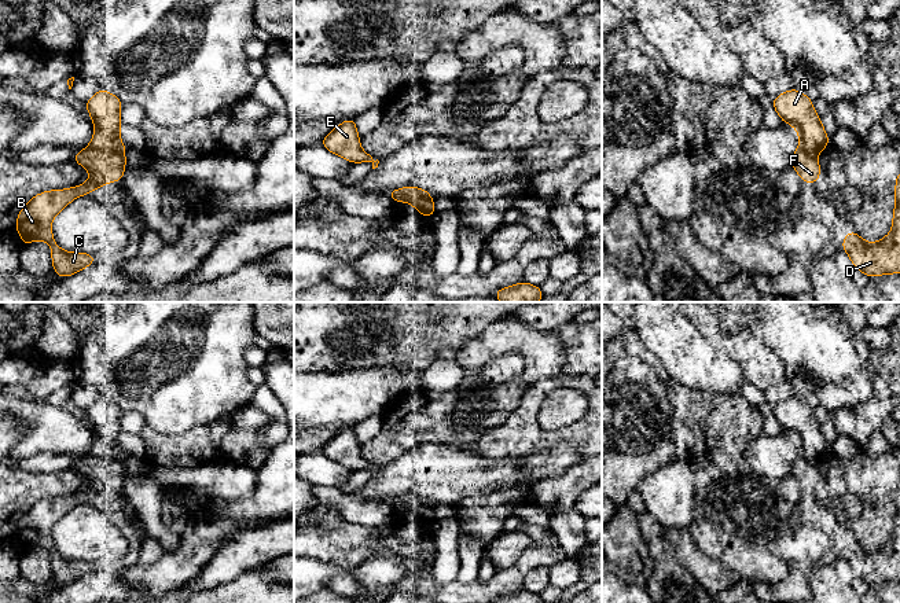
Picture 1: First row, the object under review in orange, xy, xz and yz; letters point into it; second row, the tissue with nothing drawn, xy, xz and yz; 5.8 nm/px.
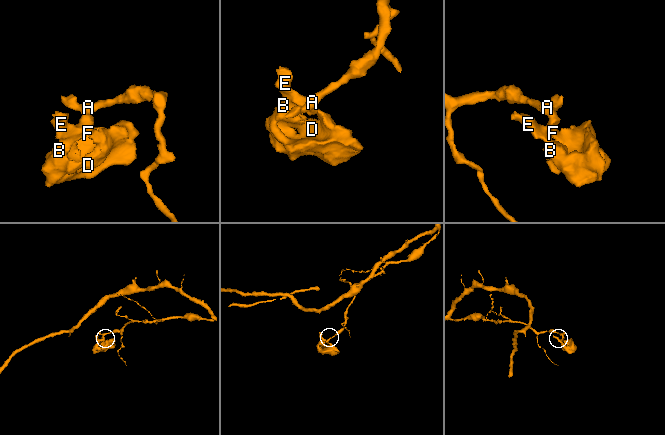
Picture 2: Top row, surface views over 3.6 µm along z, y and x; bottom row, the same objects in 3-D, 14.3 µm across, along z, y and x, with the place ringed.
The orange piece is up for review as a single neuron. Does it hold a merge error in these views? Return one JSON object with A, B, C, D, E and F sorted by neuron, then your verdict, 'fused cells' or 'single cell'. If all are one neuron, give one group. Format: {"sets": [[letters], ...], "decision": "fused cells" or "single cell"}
{"sets": [["A"], ["B", "C", "D", "E", "F"]], "decision": "fused cells"}

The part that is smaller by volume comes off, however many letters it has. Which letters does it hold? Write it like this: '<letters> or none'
B, C, D, E, F

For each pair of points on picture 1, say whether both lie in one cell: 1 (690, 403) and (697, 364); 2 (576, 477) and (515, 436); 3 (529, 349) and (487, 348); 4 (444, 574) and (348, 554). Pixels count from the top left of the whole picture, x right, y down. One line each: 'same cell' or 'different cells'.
1: different cells
2: different cells
3: same cell
4: different cells

